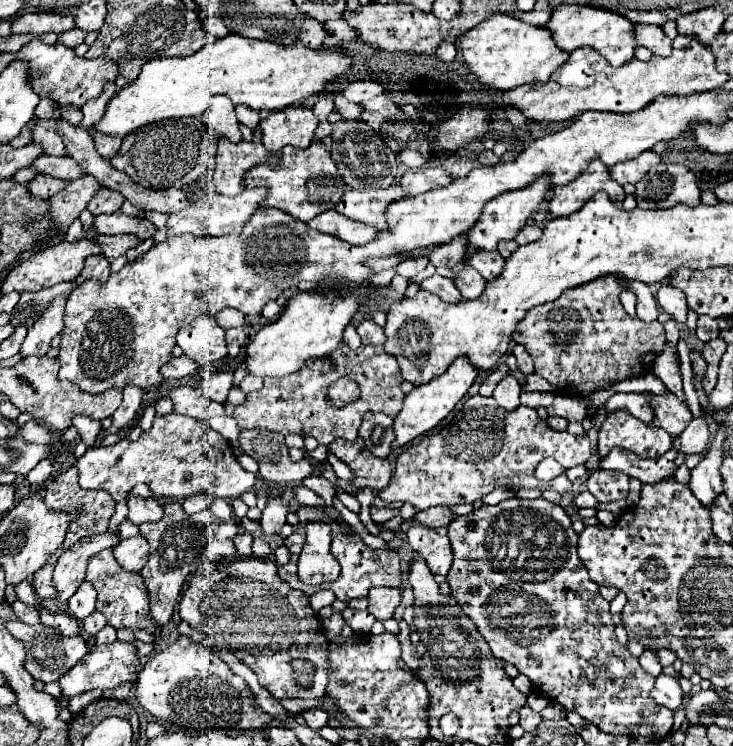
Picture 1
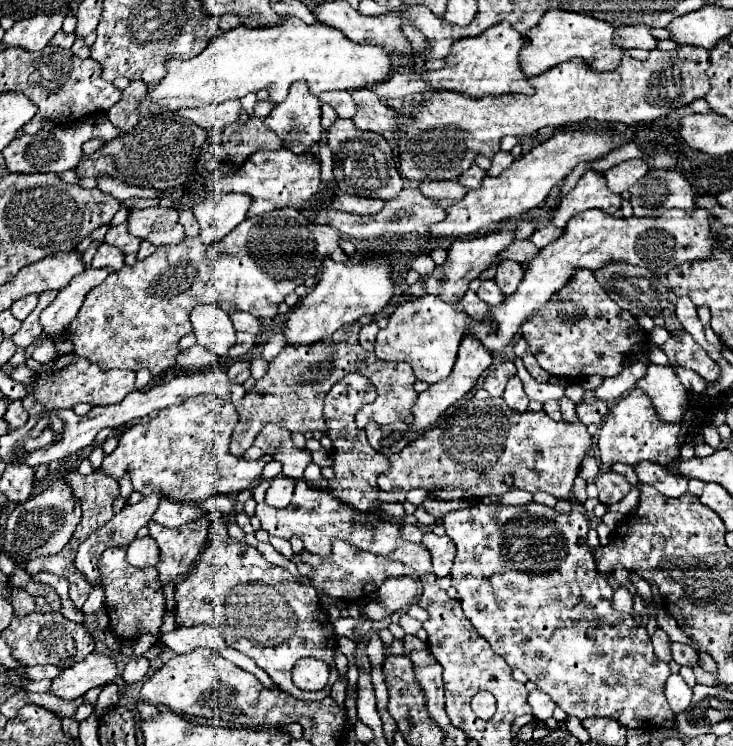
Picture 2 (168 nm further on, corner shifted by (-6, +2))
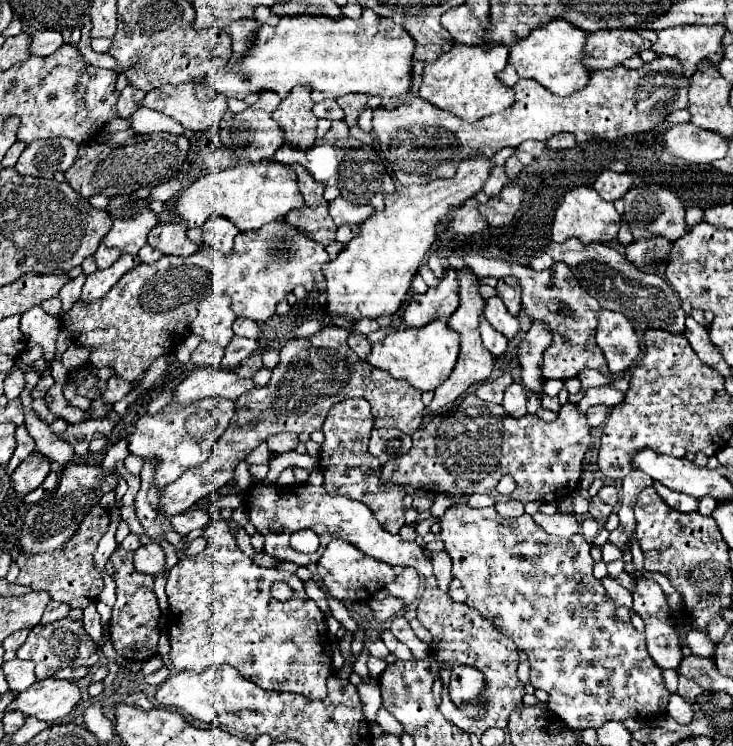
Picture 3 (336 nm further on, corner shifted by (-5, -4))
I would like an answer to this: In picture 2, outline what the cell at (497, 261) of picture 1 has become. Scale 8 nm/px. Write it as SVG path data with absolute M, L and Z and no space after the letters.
M500 260L494 280L504 294L512 294L512 292L516 292L518 284L522 280L522 266L512 260Z

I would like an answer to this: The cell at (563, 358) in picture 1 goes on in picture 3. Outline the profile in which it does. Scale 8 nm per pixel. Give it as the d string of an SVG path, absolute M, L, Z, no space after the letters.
M479 254L460 255L469 268L473 268L479 278L495 276L515 276L523 288L523 310L531 316L531 320L545 320L553 330L553 344L545 350L543 356L543 376L545 378L557 378L557 380L569 380L575 378L585 368L595 368L603 374L609 374L605 356L601 348L595 344L595 326L599 316L599 302L591 298L579 284L579 280L573 276L573 272L563 264L553 264L551 270L535 272L531 268L519 266L519 264L507 264L501 260L487 260Z

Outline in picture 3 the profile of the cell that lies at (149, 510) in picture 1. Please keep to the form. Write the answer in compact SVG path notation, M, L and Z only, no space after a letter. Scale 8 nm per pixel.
M197 508L197 510L187 510L185 514L177 514L171 516L171 526L175 532L179 532L181 536L187 536L189 532L197 530L197 528L205 528L209 522L209 516L205 510Z

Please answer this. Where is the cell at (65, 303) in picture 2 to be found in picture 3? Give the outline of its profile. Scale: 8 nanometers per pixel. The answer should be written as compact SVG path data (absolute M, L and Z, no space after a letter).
M123 254L113 266L105 268L105 270L97 270L95 274L89 274L87 276L87 282L83 286L83 292L81 292L81 300L85 302L95 302L99 298L103 298L113 286L115 282L125 274L129 272L131 268L135 268L139 264L139 258L137 256L131 256L131 254Z

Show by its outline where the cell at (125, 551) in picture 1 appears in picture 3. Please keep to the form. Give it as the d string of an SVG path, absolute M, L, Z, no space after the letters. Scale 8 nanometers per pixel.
M159 544L141 546L135 552L135 568L143 574L157 574L165 568L165 552Z

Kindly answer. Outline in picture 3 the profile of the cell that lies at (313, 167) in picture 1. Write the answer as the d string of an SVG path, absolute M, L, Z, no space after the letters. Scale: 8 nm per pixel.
M249 162L201 176L179 196L177 216L187 224L187 228L203 226L209 216L223 216L229 218L239 230L257 230L267 222L283 218L289 210L303 206L305 202L297 188L297 174L291 166L277 162Z

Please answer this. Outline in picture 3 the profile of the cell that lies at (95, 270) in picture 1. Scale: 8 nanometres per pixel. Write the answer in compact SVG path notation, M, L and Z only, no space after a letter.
M99 246L99 250L95 252L95 262L97 266L103 270L103 268L109 268L117 258L121 256L121 252L117 248L107 248L107 246Z

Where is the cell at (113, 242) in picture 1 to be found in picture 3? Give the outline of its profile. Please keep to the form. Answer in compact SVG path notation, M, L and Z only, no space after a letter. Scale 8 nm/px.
M133 194L111 196L107 212L113 226L105 234L103 244L109 248L119 248L123 254L137 256L137 252L147 244L151 226L157 224L157 214L151 212L149 200L137 200Z

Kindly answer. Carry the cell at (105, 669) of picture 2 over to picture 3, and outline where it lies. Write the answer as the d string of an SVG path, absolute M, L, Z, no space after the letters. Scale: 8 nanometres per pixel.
M47 678L39 680L27 690L23 690L9 706L9 710L19 710L25 716L33 716L47 724L61 722L79 702L81 694L75 682Z

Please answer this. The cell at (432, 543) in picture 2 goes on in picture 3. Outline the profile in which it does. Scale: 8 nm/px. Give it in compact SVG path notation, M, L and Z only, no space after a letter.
M435 552L433 554L433 568L435 568L435 578L437 578L437 584L443 592L449 592L449 584L453 580L453 574L451 574L451 558L447 552Z

